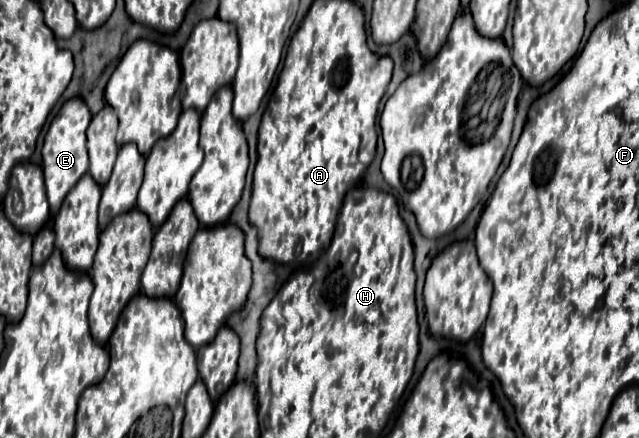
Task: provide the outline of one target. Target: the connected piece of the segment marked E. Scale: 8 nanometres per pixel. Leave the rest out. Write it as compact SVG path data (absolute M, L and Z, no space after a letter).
M72 97L68 99L60 113L52 119L50 129L46 133L44 139L44 147L42 147L42 169L44 169L44 185L46 185L46 195L48 195L48 203L50 203L50 215L54 217L64 201L64 197L68 195L68 191L76 185L76 181L88 171L88 149L86 149L86 129L88 123L92 119L92 113L88 109L88 105L84 103L84 99L80 97Z

